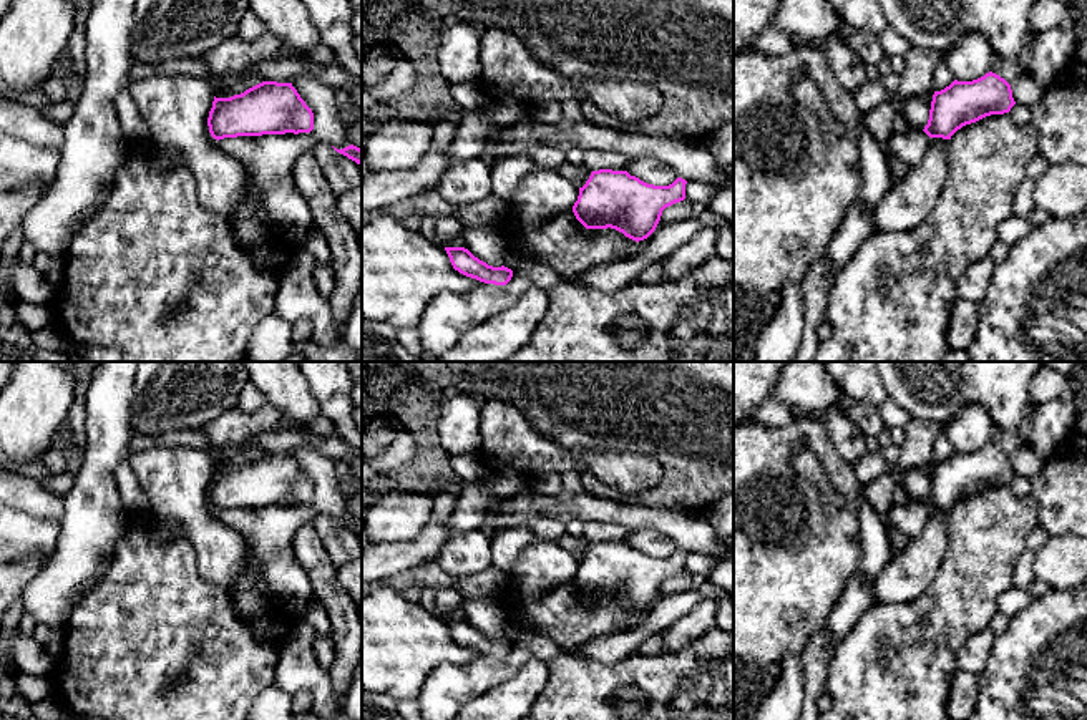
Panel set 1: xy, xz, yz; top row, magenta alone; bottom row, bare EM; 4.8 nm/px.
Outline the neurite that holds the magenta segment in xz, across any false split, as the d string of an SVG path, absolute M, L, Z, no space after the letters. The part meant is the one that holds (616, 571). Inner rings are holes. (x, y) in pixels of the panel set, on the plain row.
M592 542L573 577L586 601L616 601L639 614L657 599L662 582L685 571L687 552L677 549L669 557L654 557L627 542Z

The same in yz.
M992 443L972 453L954 451L944 461L934 463L928 496L909 506L894 504L886 519L911 544L919 538L933 509L951 511L963 498L1009 484L1014 476L1011 456Z

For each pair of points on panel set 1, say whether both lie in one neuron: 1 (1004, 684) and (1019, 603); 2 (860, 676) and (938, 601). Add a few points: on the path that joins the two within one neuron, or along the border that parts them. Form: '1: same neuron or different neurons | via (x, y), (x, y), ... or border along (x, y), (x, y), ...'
1: different neurons | border along (1034, 599), (1009, 619)
2: same neuron | via (880, 657), (918, 619)

